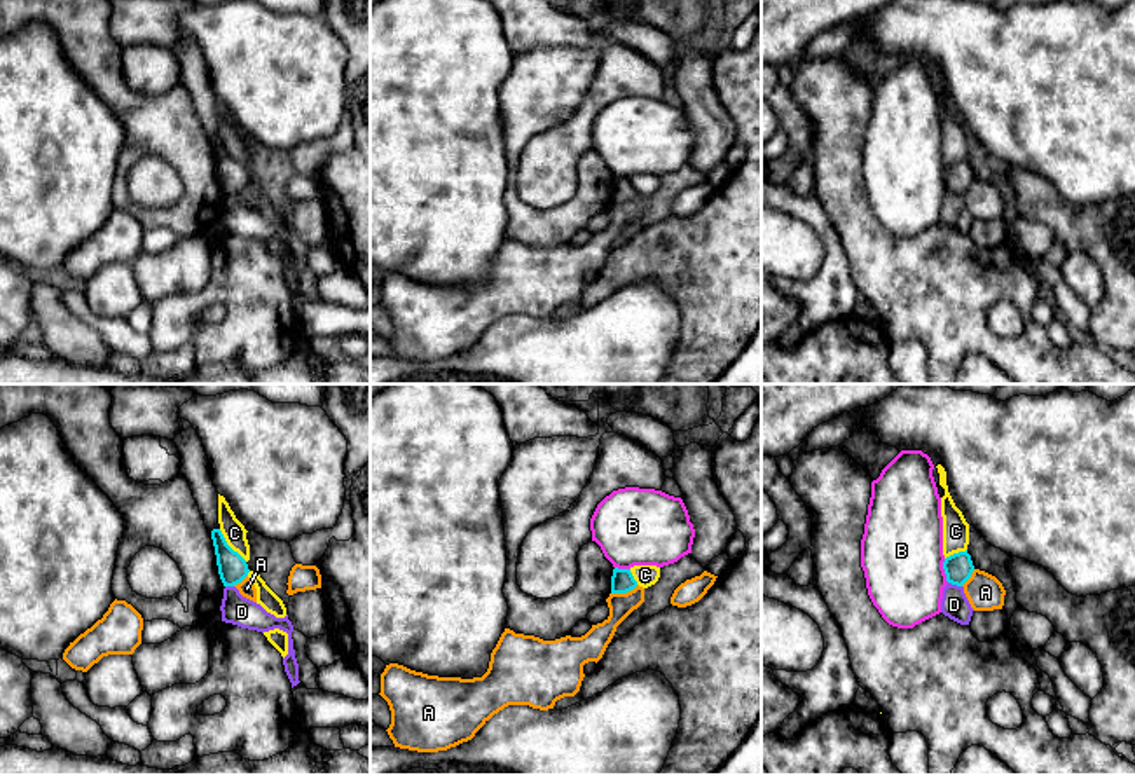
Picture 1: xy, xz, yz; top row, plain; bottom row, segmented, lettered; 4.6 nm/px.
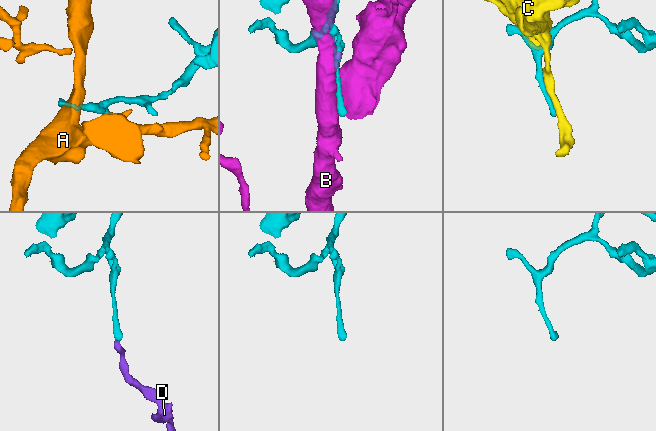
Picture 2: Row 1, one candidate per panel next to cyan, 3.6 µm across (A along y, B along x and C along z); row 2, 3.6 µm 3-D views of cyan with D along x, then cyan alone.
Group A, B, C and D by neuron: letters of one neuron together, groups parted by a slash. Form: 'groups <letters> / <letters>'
groups A / B / C / D

